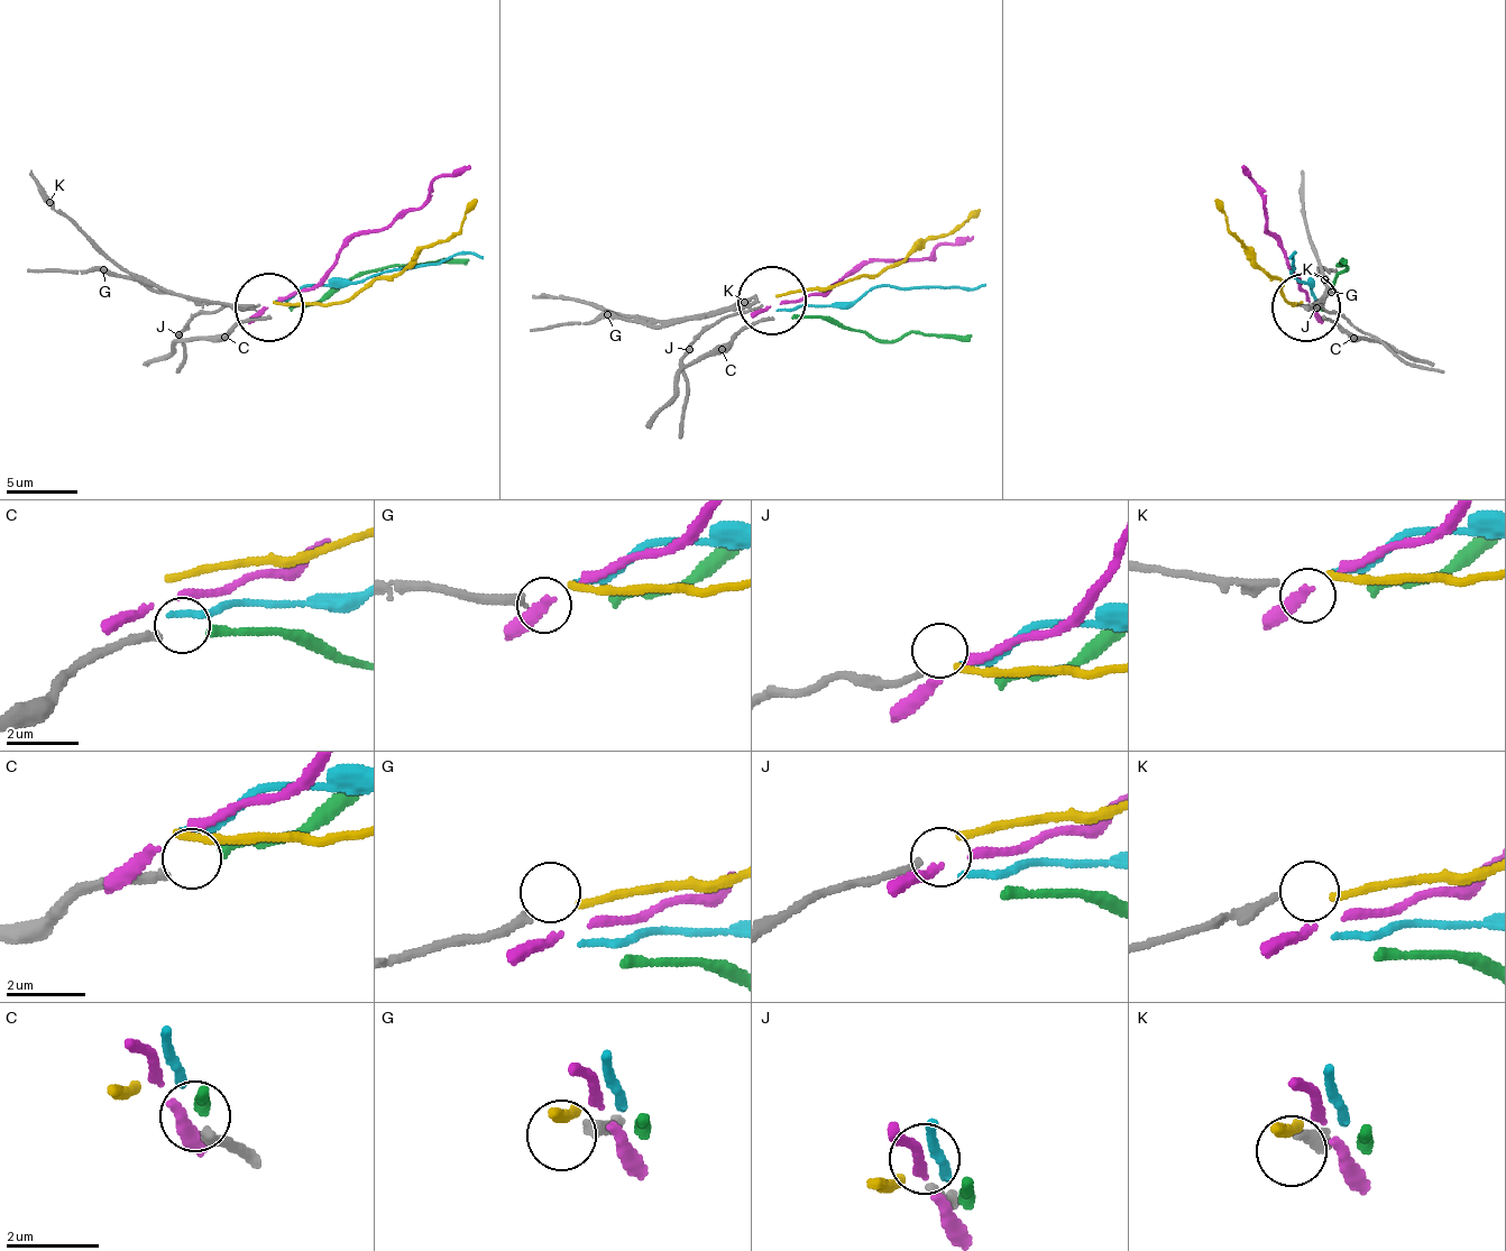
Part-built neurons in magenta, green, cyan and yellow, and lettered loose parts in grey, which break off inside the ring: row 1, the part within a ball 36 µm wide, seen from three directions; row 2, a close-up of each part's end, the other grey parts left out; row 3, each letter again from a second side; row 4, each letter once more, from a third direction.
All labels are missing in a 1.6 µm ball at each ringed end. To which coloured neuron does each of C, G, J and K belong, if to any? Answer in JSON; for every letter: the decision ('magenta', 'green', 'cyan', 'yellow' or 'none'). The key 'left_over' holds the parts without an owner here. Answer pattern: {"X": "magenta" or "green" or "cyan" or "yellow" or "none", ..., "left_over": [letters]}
{"C": "green", "G": "none", "J": "none", "K": "none", "left_over": ["G", "J", "K"]}

